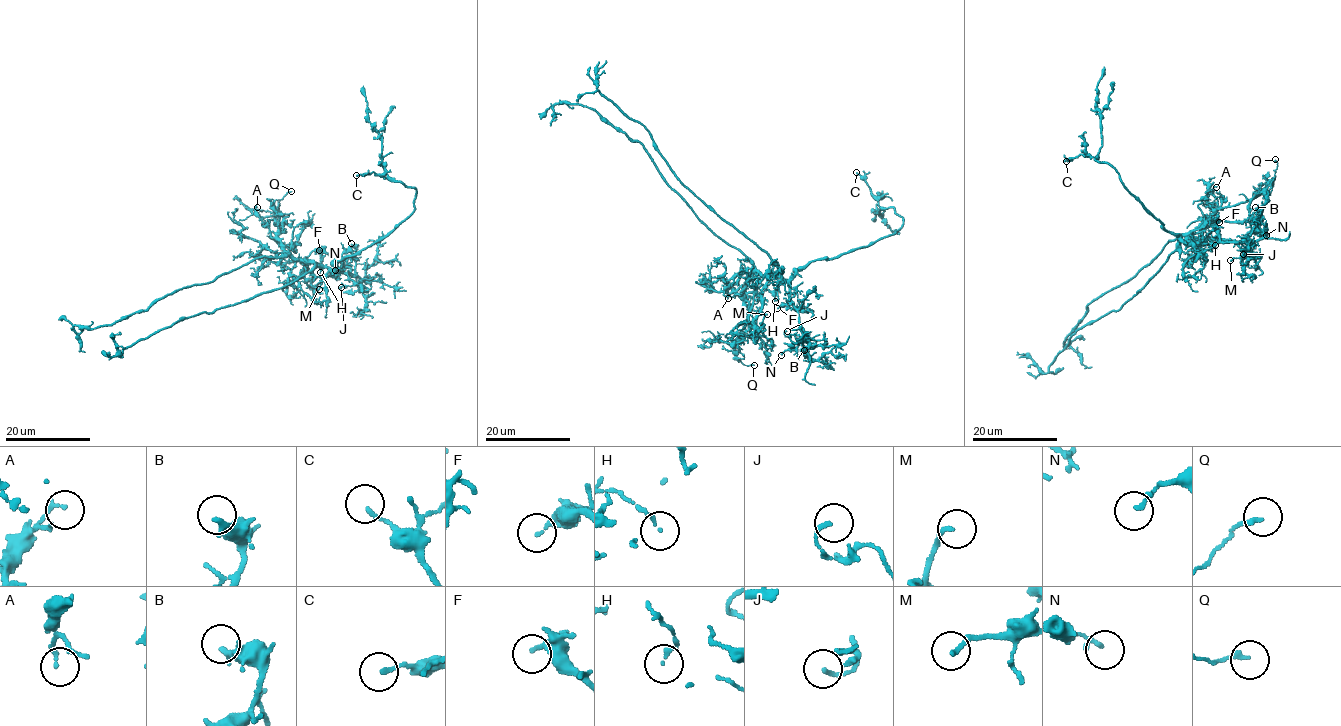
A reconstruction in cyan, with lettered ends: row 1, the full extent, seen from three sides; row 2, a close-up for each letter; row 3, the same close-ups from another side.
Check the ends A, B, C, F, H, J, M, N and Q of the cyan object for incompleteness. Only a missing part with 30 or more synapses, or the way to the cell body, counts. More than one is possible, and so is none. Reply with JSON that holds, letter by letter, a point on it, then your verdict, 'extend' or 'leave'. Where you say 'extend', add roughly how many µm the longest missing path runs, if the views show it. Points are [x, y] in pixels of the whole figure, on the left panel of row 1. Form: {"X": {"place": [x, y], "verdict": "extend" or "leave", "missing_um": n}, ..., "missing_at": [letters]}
{"A": {"place": [257, 207], "verdict": "leave"}, "B": {"place": [351, 243], "verdict": "leave"}, "C": {"place": [356, 175], "verdict": "leave"}, "F": {"place": [319, 250], "verdict": "leave"}, "H": {"place": [320, 272], "verdict": "leave"}, "J": {"place": [341, 287], "verdict": "leave"}, "M": {"place": [319, 289], "verdict": "leave"}, "N": {"place": [335, 270], "verdict": "leave"}, "Q": {"place": [291, 191], "verdict": "leave"}, "missing_at": []}

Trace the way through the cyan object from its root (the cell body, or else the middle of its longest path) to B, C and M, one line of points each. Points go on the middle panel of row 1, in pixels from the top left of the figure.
B: (763, 275), (777, 273), (787, 282), (789, 302), (797, 311), (804, 331), (804, 350)
C: (763, 275), (789, 279), (813, 261), (897, 232), (902, 218), (893, 208), (882, 208), (856, 172)
M: (763, 275), (768, 278), (768, 282), (762, 291), (762, 313), (754, 322), (757, 330), (767, 314)

